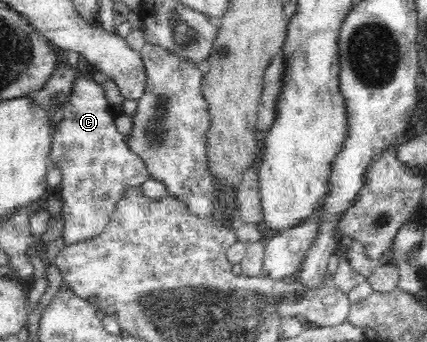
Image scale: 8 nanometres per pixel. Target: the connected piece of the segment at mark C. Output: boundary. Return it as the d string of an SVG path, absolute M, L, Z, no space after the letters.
M79 77L67 99L64 119L53 131L49 161L58 164L62 179L56 187L62 200L62 239L65 245L88 241L104 233L112 219L116 201L132 187L149 178L148 168L139 154L128 149L126 139L116 130L114 111L104 99L104 89L92 77Z

